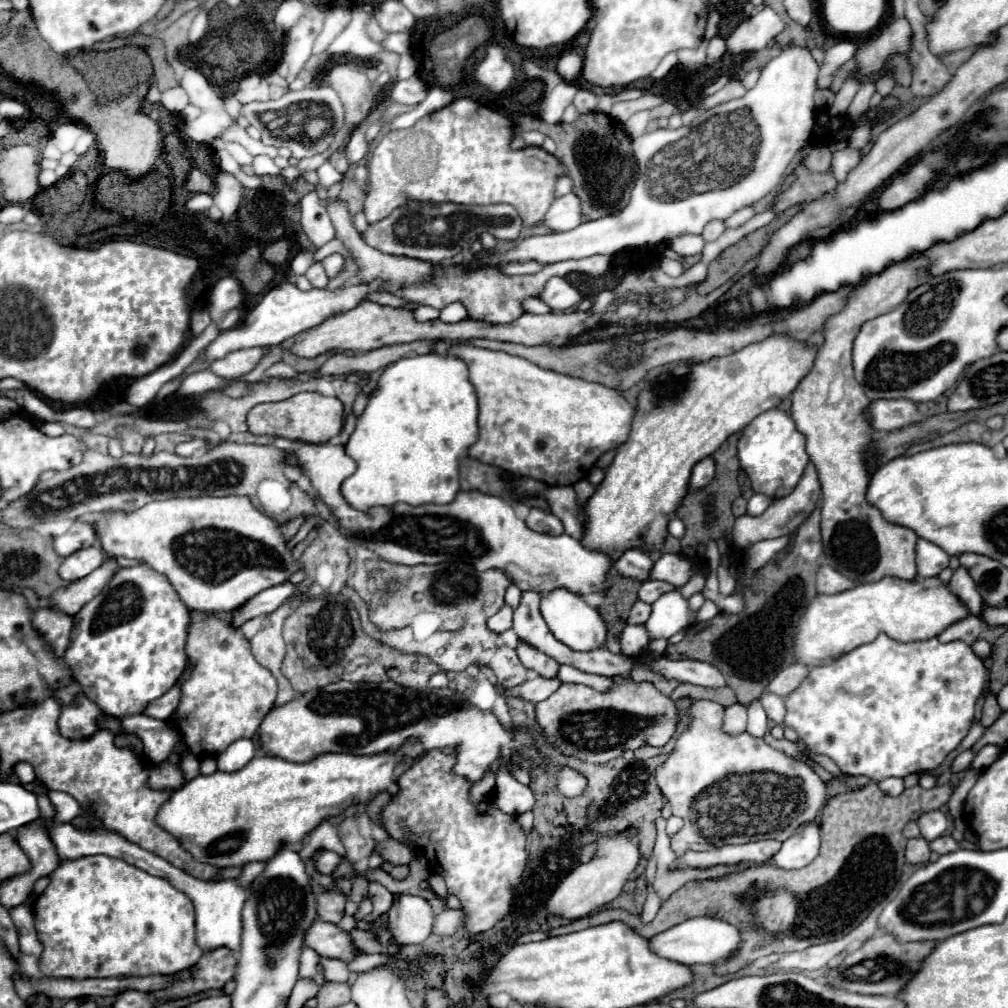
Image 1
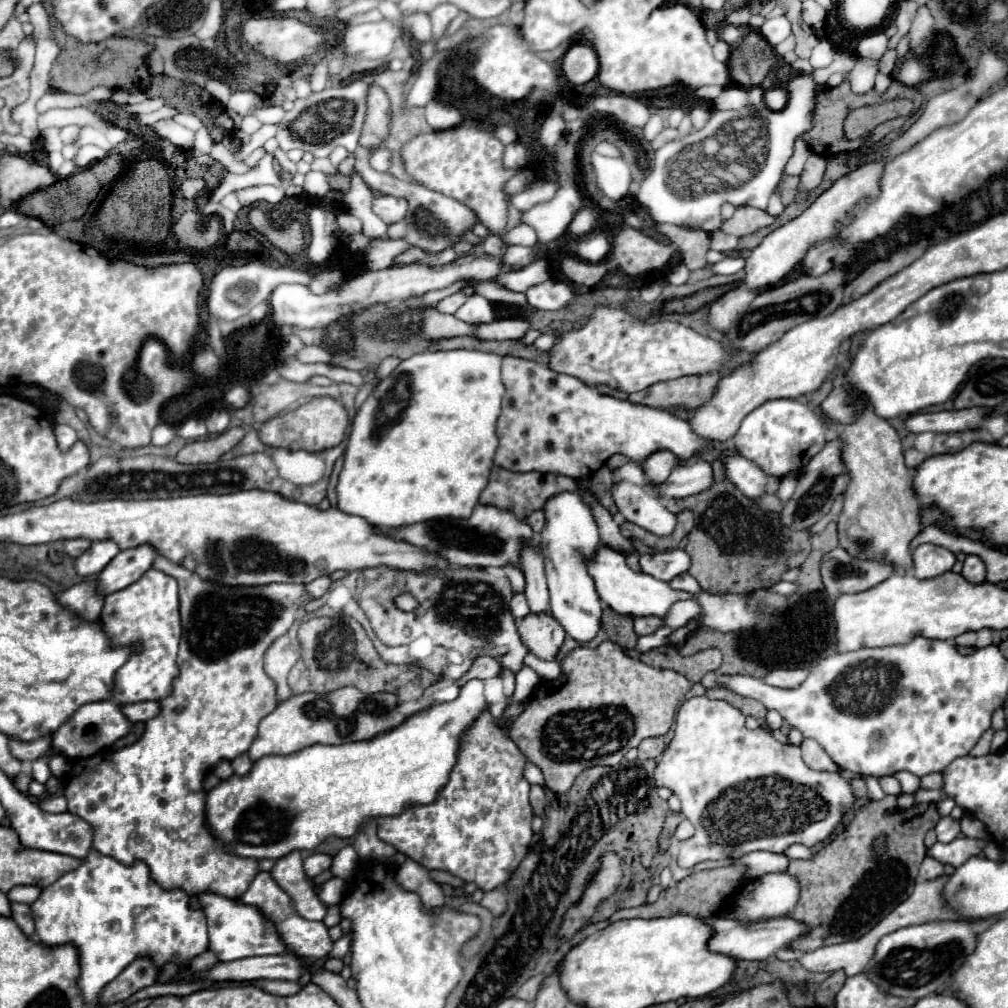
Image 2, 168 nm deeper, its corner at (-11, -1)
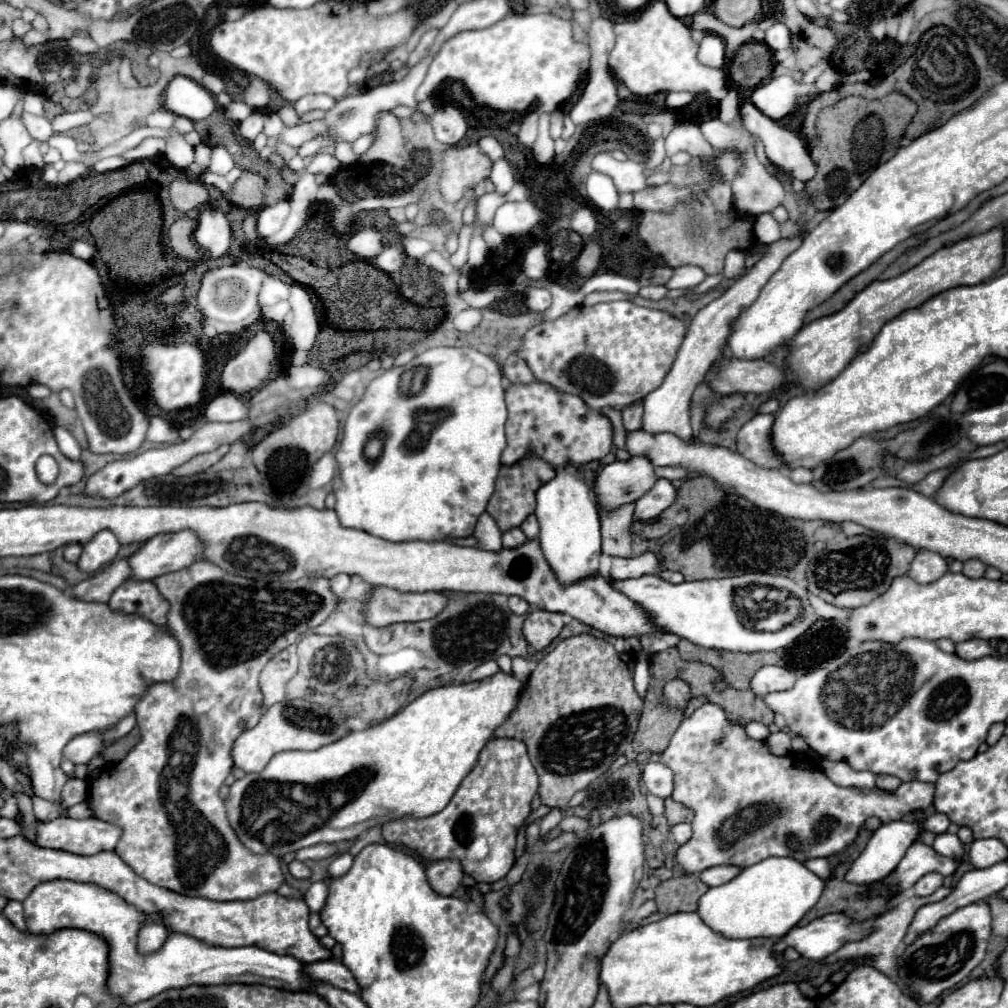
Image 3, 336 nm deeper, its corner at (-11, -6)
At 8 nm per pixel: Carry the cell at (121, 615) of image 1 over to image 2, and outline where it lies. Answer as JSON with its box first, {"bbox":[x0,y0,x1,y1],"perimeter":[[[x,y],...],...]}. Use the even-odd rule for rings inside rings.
{"bbox":[99,570,181,704],"perimeter":[[[147,570],[139,582],[105,596],[105,606],[99,622],[113,646],[143,646],[141,652],[135,652],[129,662],[117,672],[115,678],[115,694],[113,700],[117,704],[159,700],[171,692],[171,682],[177,674],[177,646],[181,638],[181,622],[179,622],[179,594],[175,578],[163,574],[161,570]]]}

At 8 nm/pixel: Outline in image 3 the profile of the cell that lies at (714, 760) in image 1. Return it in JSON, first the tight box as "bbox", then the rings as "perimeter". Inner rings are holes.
{"bbox":[661,703,935,873],"perimeter":[[[705,703],[685,719],[675,731],[669,747],[661,753],[661,763],[673,771],[673,799],[695,813],[691,827],[693,837],[679,847],[675,861],[685,873],[701,873],[715,865],[741,865],[749,867],[767,857],[791,857],[805,861],[811,857],[829,857],[845,851],[857,837],[861,825],[871,817],[879,817],[883,823],[901,819],[913,809],[927,811],[933,805],[935,785],[909,781],[893,793],[867,791],[835,785],[819,767],[809,765],[809,771],[801,769],[795,755],[773,755],[765,741],[747,737],[745,727],[727,717],[727,713],[713,703]]]}

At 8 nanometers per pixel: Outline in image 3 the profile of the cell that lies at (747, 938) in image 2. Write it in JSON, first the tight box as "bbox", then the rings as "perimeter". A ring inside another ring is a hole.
{"bbox":[773,913,869,961],"perimeter":[[[831,913],[811,921],[809,925],[793,927],[773,943],[773,951],[783,953],[787,947],[793,947],[799,955],[819,961],[835,953],[845,941],[861,939],[867,931],[869,923],[855,923],[843,913]]]}

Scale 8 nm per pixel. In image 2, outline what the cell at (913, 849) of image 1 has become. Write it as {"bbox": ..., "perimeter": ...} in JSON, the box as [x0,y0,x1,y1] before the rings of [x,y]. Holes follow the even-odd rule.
{"bbox":[919,858,943,880],"perimeter":[[[925,858],[919,868],[919,880],[935,880],[939,876],[943,876],[943,864],[933,858]]]}

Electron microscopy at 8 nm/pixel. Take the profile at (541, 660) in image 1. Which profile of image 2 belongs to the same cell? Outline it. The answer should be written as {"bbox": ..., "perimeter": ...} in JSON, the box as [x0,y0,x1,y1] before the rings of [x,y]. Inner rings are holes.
{"bbox":[519,612,567,660],"perimeter":[[[539,612],[527,614],[523,620],[519,620],[519,636],[537,658],[555,660],[567,634],[551,614]]]}

